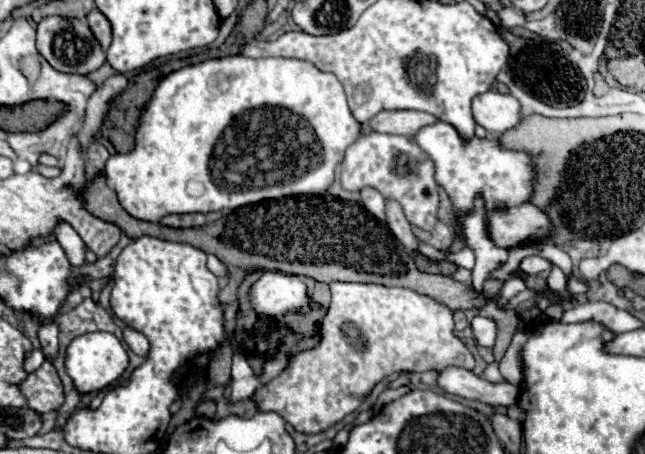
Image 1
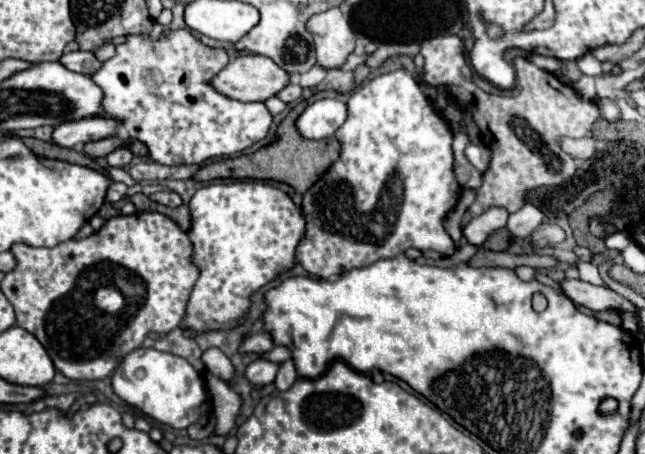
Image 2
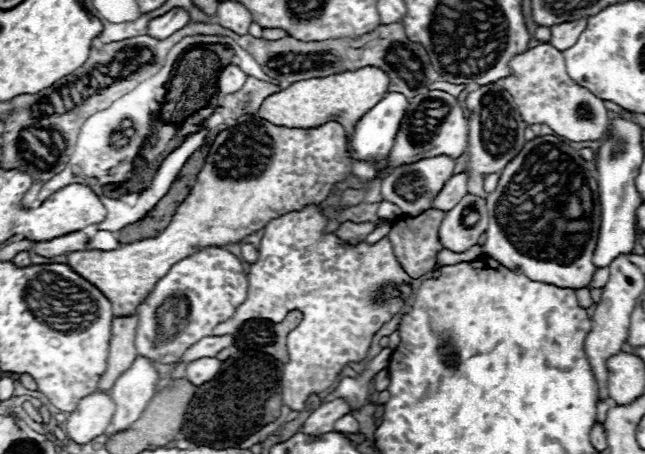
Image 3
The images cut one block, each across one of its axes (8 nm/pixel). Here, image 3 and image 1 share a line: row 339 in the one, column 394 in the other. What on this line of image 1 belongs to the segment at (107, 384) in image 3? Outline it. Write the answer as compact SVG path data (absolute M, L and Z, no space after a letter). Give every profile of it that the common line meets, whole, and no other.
M384 110L378 112L368 126L376 132L384 132L384 134L400 134L400 136L414 136L420 128L430 126L438 122L436 116L428 114L428 112L418 112L418 110Z

